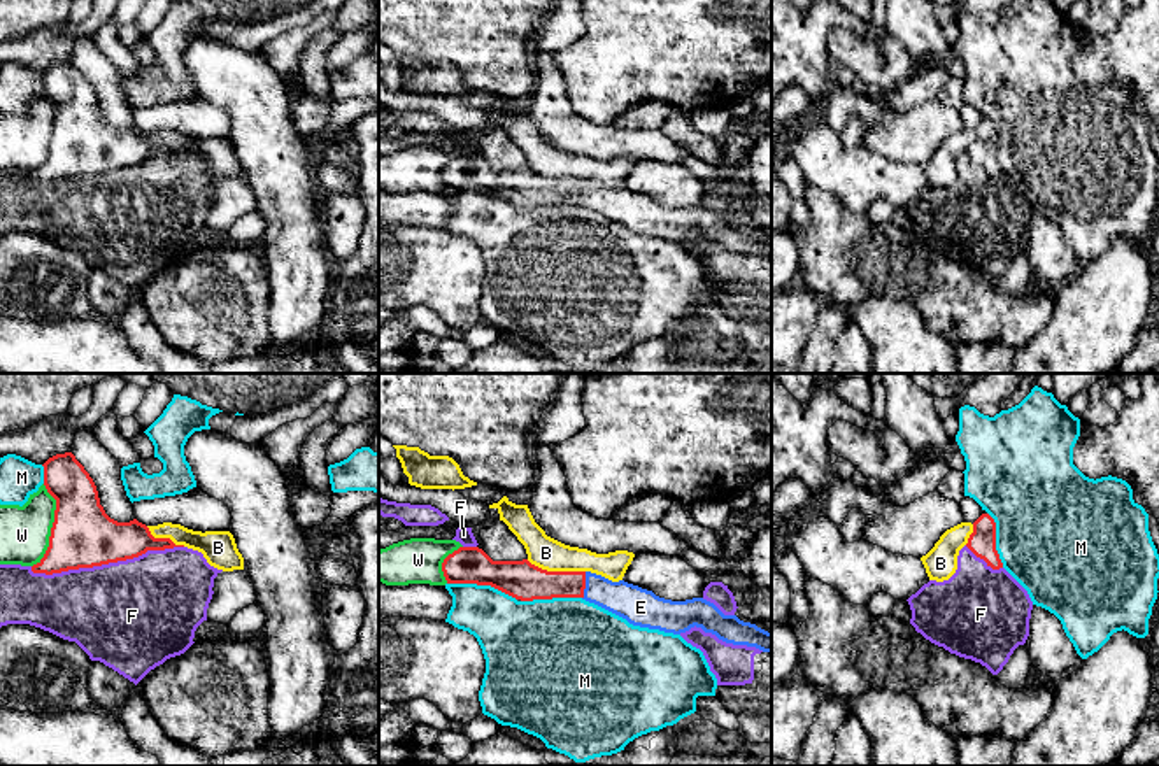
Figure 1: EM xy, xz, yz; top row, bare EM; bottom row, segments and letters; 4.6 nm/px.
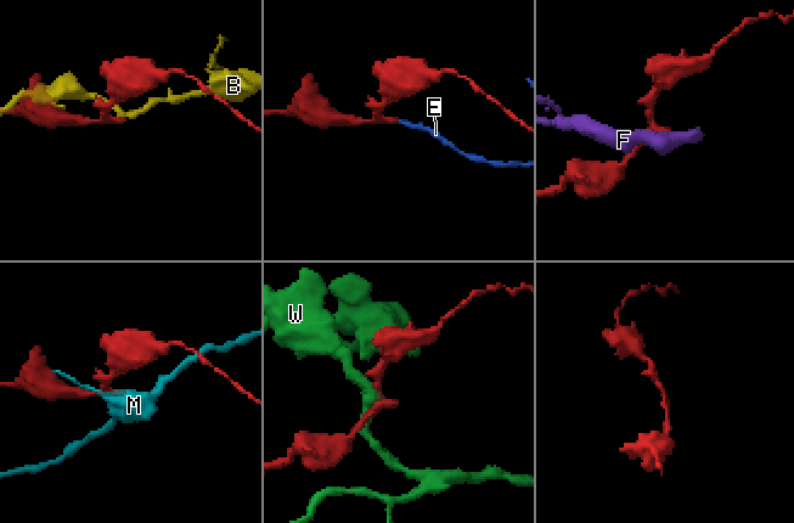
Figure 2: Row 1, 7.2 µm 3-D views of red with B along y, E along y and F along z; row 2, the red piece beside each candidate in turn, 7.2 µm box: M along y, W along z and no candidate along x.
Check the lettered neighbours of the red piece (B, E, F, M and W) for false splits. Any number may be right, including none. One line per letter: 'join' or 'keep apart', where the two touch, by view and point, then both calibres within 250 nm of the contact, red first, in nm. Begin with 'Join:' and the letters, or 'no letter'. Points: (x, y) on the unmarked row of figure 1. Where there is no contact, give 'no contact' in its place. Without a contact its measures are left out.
Join: E
B: keep apart; contact xz (556, 179); calibres 180 and 150 nm
E: join; contact xz (584, 193); calibres 160 and 160 nm
F: keep apart; contact xy (106, 170); calibres 300 and 480 nm
M: keep apart; contact xz (483, 191); calibres 180 and 300 nm
W: keep apart; contact xy (53, 134); calibres 300 and 220 nm

